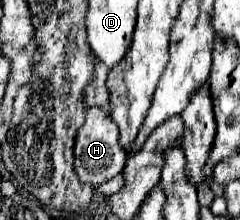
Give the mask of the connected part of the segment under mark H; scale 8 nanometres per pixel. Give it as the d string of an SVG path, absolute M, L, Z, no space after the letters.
M90 108L86 112L86 122L78 130L76 146L74 146L74 168L82 182L92 184L98 188L102 182L114 178L122 172L126 164L126 152L118 144L118 126L116 122L102 110L102 108Z

